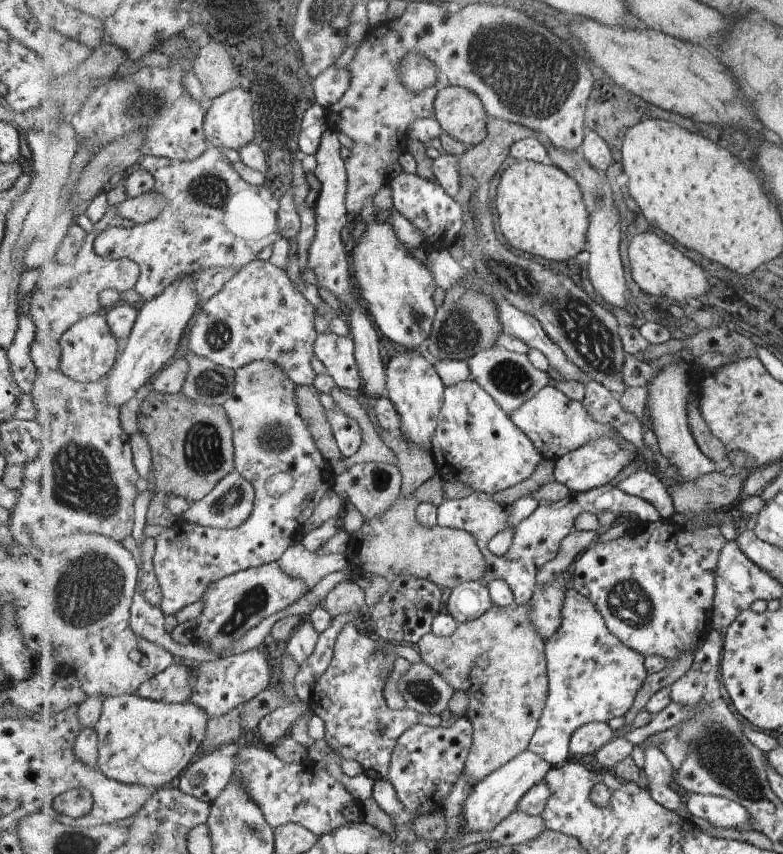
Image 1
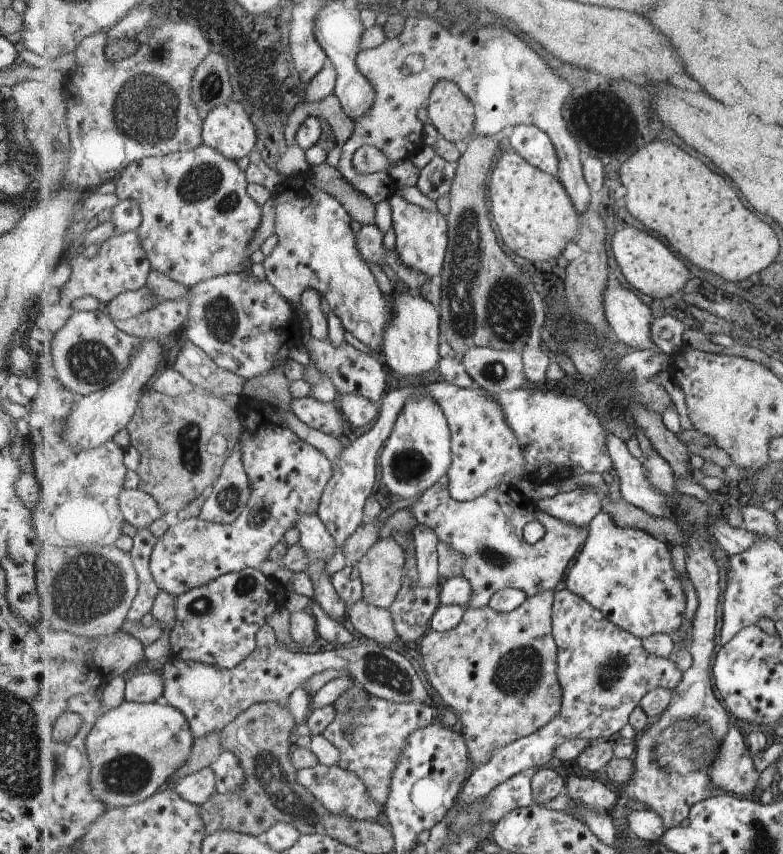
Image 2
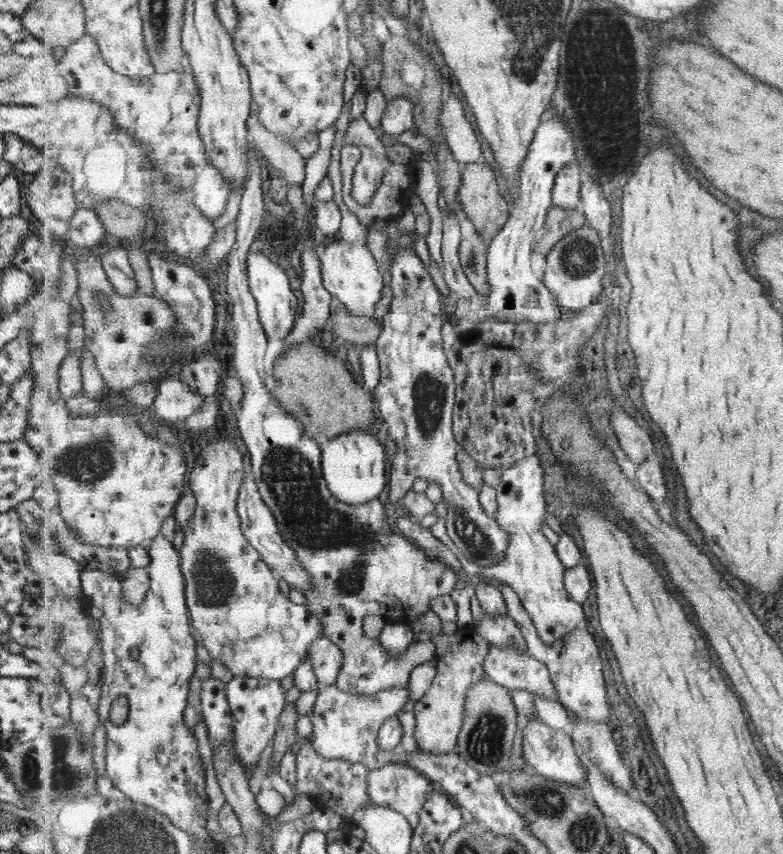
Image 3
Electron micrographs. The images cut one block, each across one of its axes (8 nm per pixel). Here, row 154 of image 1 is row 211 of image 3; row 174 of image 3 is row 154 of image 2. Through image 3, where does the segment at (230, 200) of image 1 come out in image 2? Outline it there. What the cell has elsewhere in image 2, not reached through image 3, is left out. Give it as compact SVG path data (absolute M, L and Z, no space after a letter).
M209 145L175 151L160 157L145 157L128 166L116 180L116 196L120 199L135 199L142 210L137 230L141 246L146 250L152 267L175 282L189 288L209 279L243 273L248 268L248 248L256 238L264 214L263 206L249 193L246 171Z

